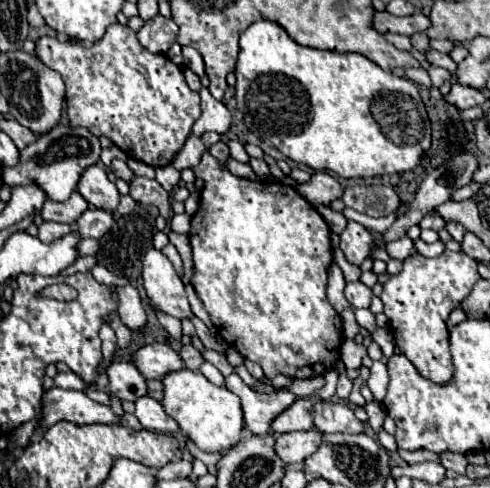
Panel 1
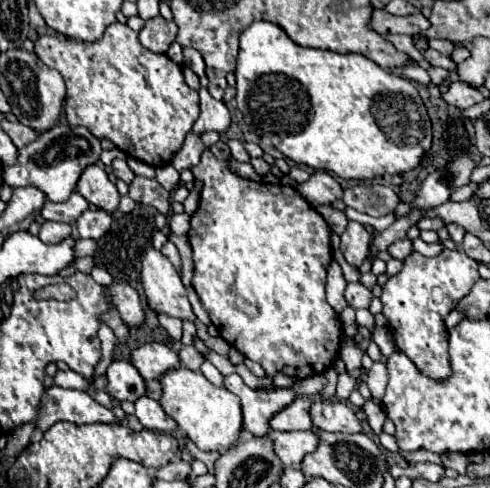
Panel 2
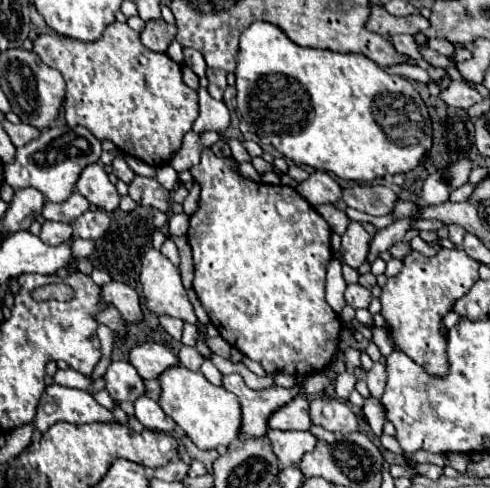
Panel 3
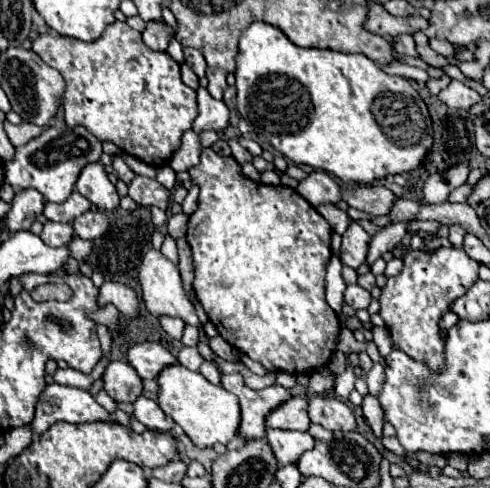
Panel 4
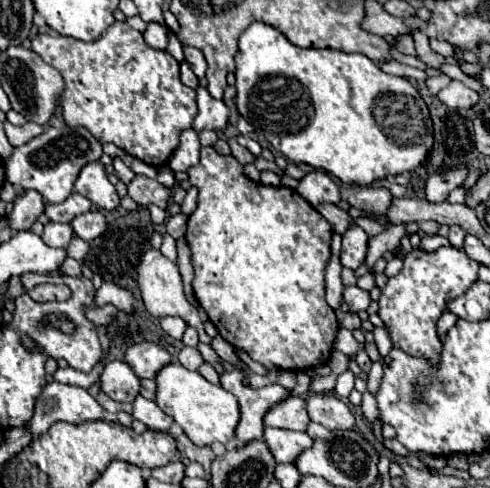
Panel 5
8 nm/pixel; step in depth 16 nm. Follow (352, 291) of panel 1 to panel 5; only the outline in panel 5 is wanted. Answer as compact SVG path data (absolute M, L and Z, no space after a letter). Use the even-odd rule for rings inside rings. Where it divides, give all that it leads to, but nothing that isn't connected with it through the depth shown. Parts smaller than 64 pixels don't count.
M348 286L344 290L344 302L354 310L354 312L360 312L360 310L366 310L370 306L370 292L358 288L358 286Z

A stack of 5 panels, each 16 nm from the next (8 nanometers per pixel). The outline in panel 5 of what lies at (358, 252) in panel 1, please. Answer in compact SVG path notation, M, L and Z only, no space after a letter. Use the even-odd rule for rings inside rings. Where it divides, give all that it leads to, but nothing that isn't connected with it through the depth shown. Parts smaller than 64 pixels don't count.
M350 224L350 228L342 234L342 252L340 252L342 266L356 270L360 264L364 264L368 240L370 236L358 224Z

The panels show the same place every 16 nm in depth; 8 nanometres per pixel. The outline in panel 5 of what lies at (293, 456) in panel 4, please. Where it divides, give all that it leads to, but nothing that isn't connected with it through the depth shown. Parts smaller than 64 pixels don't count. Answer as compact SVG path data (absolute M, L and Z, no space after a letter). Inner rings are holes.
M264 428L264 440L280 464L294 464L300 452L312 448L312 438L306 432Z

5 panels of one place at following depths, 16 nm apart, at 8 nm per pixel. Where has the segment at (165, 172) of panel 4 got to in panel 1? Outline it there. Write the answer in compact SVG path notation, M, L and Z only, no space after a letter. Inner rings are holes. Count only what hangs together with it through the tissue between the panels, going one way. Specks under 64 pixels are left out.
M168 164L168 166L162 166L162 168L156 168L156 180L160 182L160 186L164 190L174 190L178 180L180 180L180 172L172 164Z

